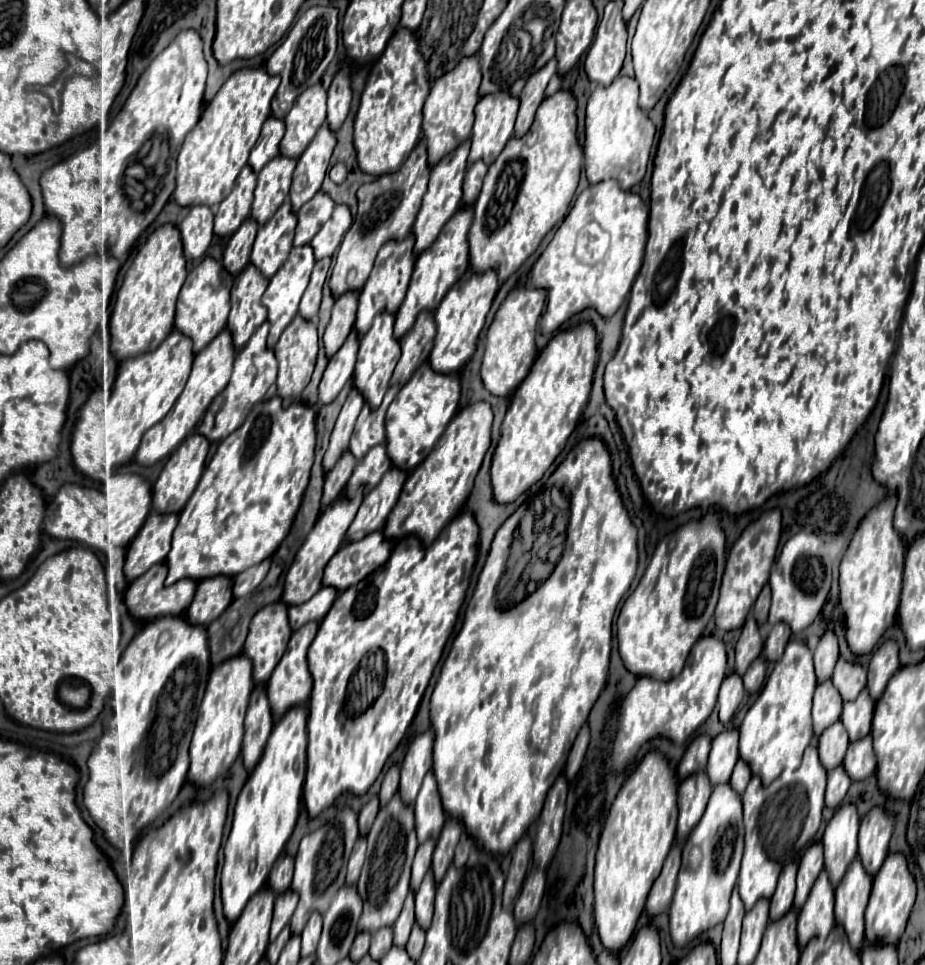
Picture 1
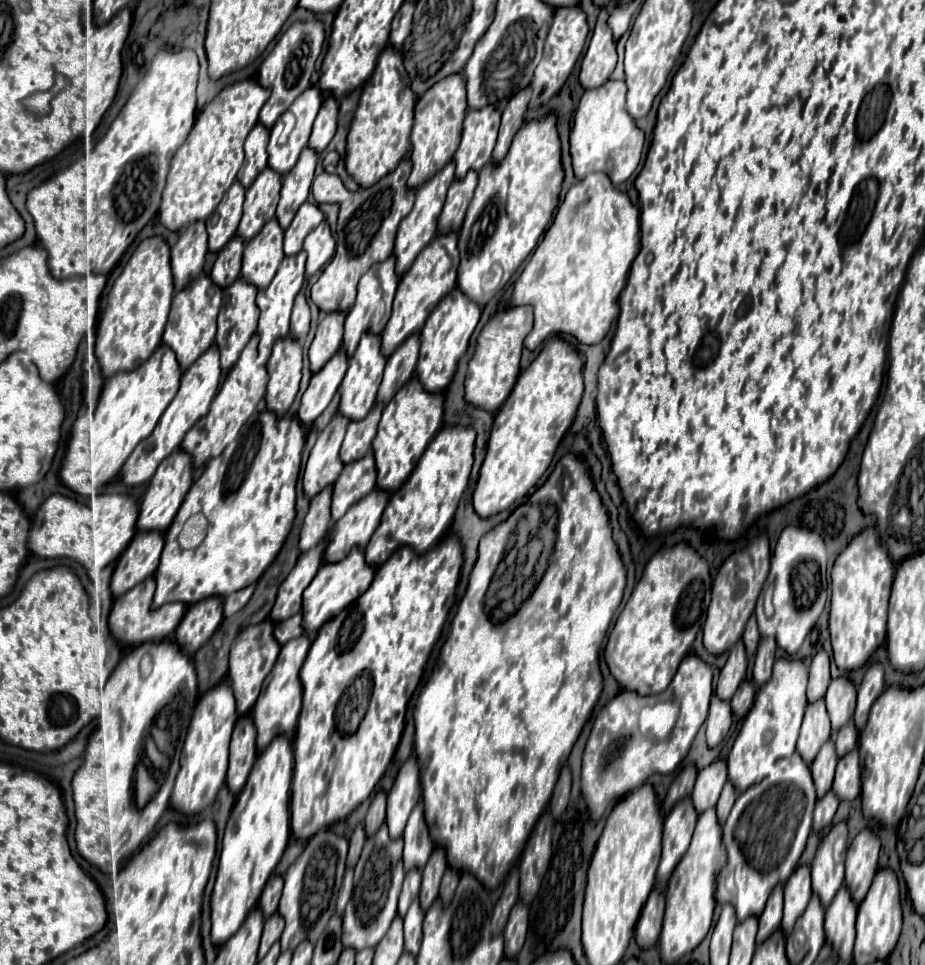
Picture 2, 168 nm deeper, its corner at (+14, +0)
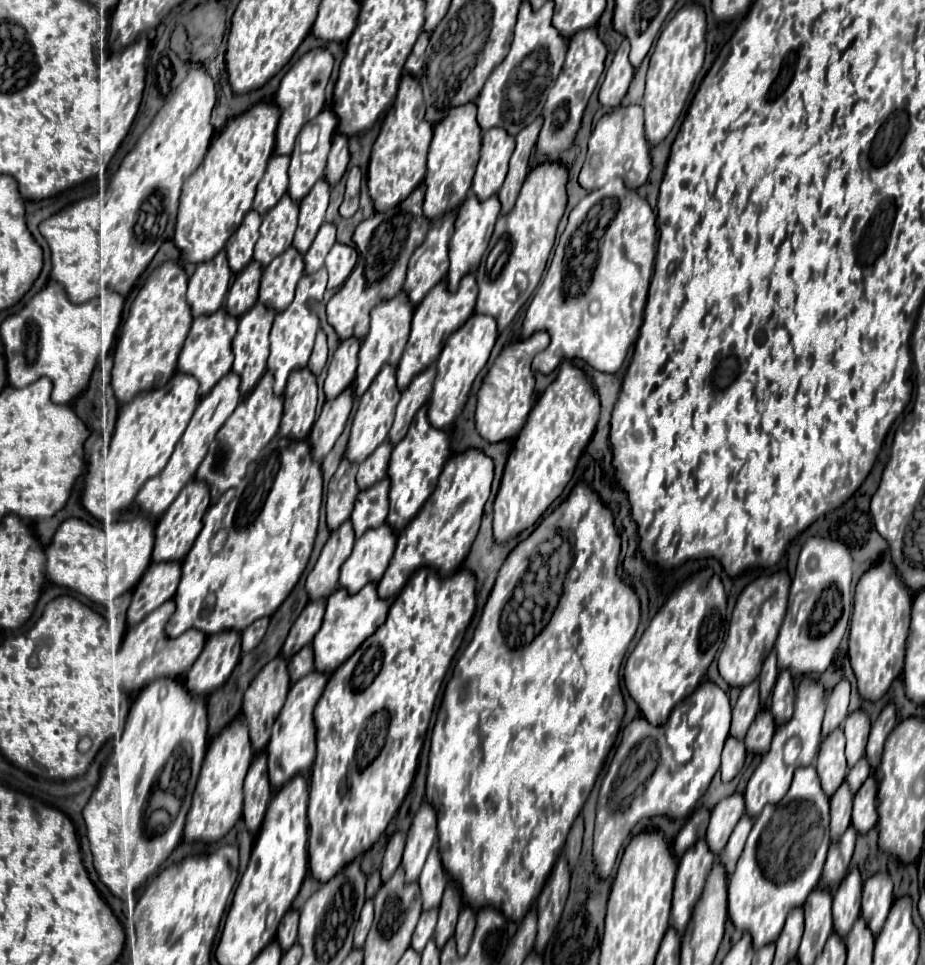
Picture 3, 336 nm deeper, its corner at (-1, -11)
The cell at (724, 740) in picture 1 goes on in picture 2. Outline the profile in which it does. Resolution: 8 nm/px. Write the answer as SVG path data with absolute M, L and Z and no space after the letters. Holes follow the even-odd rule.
M720 759L720 761L712 763L710 767L702 769L698 773L698 779L696 779L696 785L694 785L694 793L692 793L694 809L700 813L700 811L706 811L708 807L716 807L720 791L722 791L726 781L728 781L726 761Z

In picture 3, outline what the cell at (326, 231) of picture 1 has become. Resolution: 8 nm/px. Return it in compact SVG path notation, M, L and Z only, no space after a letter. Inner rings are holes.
M335 242L325 258L325 268L329 272L327 288L339 288L351 274L355 262L357 262L357 252L351 246Z

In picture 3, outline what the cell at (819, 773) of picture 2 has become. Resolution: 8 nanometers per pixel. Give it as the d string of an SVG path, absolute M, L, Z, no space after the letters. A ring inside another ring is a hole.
M843 782L831 796L831 840L839 838L839 834L851 824L851 798L853 794L847 782Z

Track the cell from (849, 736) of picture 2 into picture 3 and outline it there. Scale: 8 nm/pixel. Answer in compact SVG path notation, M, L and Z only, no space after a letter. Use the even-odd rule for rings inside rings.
M863 756L863 758L849 770L849 774L847 774L847 778L845 778L845 780L849 782L853 794L855 794L855 790L859 790L859 786L865 782L867 774L871 774L871 766L869 766L869 760Z

